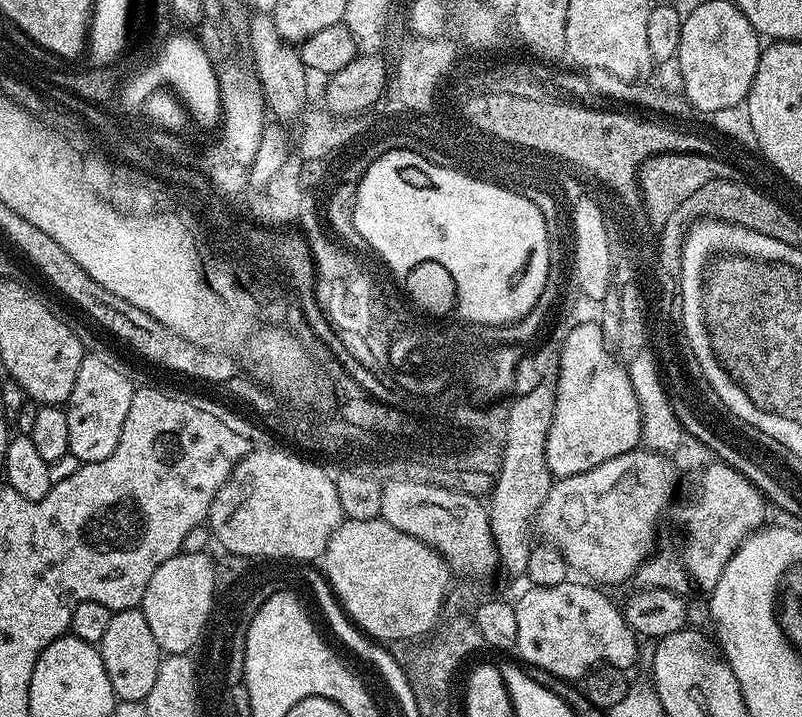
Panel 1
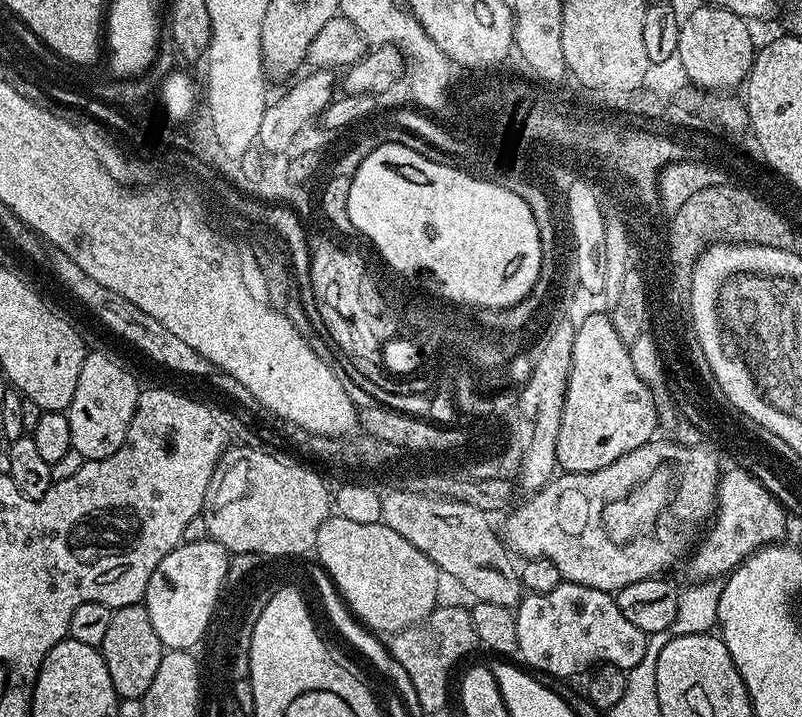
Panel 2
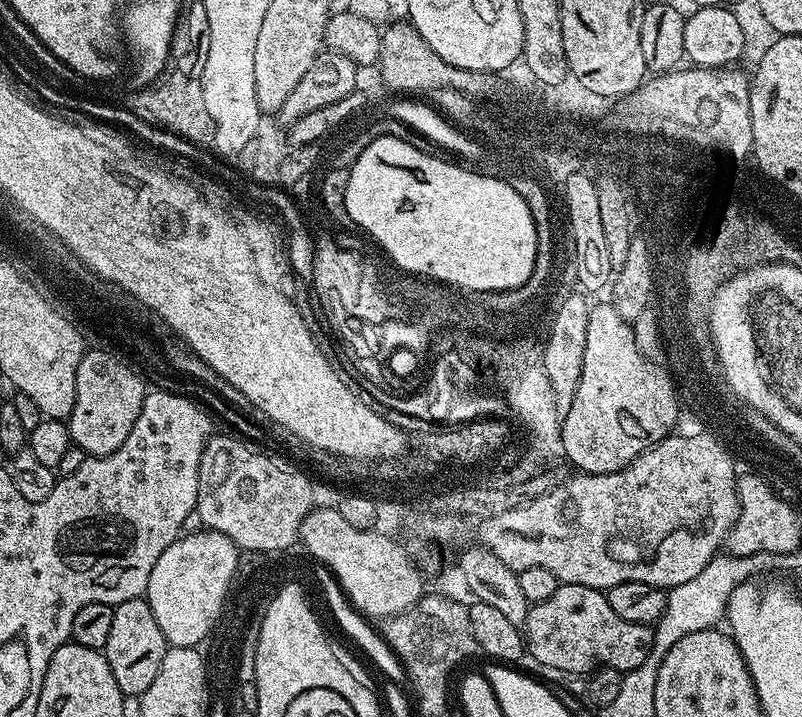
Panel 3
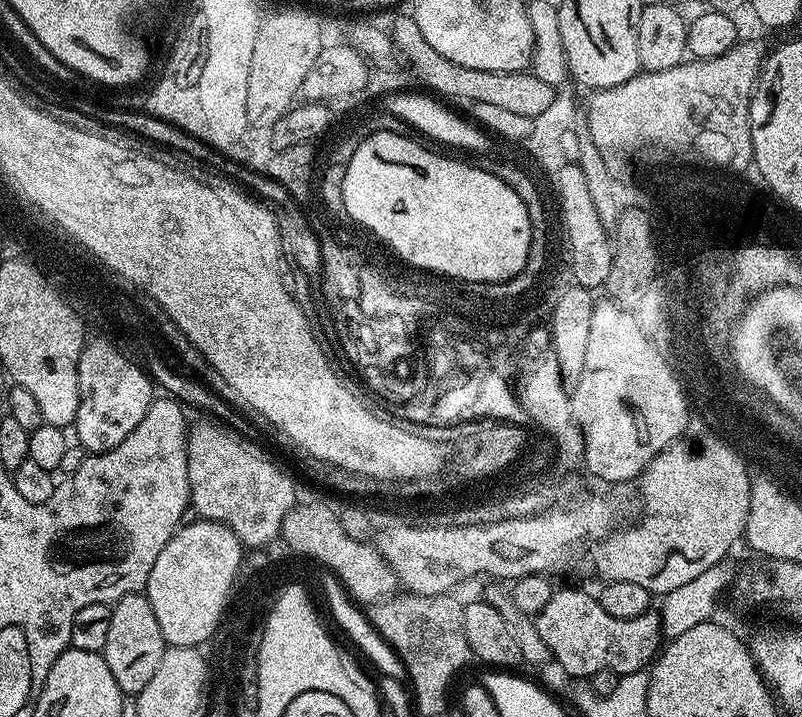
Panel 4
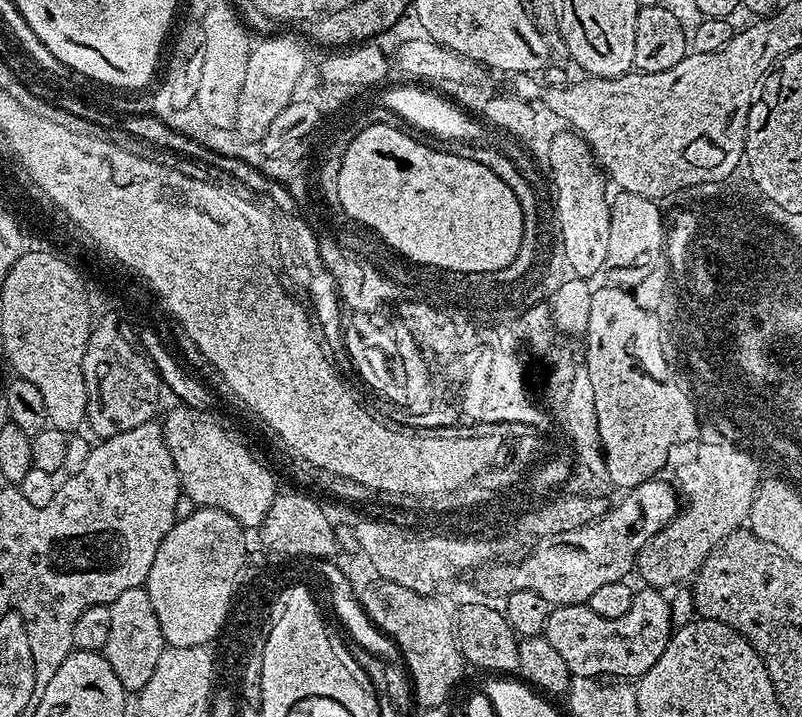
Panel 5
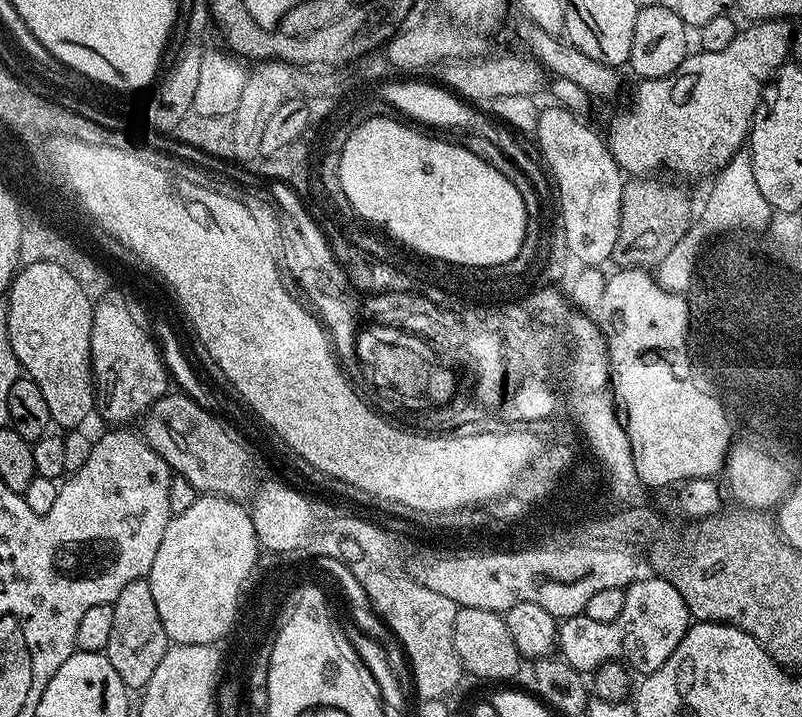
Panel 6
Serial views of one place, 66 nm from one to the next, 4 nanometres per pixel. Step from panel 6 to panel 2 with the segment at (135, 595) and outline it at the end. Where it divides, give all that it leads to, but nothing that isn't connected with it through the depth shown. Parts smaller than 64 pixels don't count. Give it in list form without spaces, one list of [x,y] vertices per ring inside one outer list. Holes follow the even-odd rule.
[[[138,603],[113,611],[106,638],[102,638],[98,651],[104,657],[106,670],[110,670],[110,682],[114,682],[117,697],[138,700],[150,690],[150,682],[154,682],[154,674],[158,674],[158,662],[162,662],[166,649],[158,634],[154,634],[150,614],[143,603]]]

